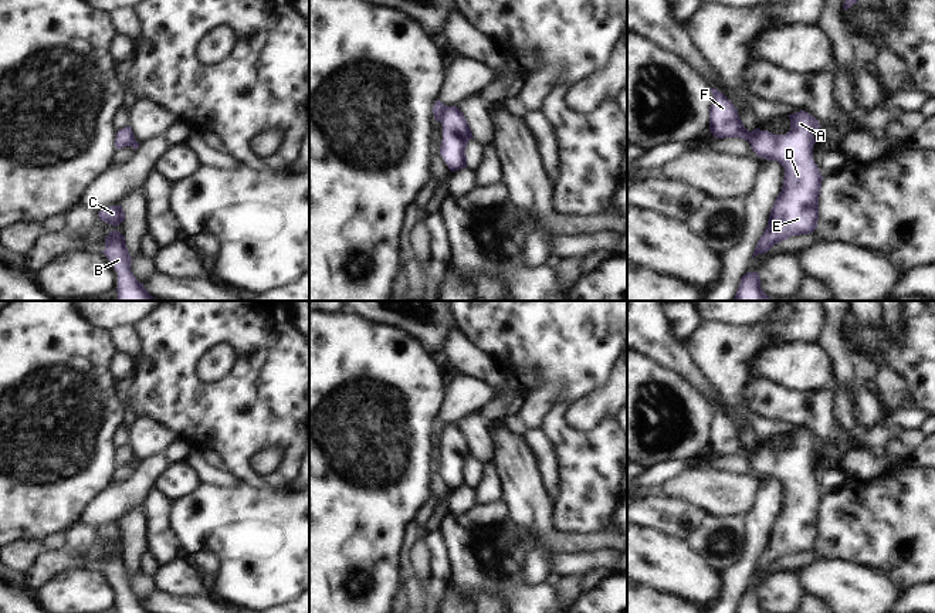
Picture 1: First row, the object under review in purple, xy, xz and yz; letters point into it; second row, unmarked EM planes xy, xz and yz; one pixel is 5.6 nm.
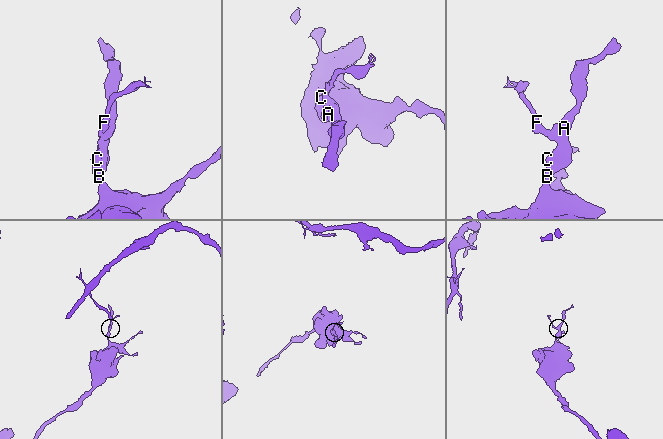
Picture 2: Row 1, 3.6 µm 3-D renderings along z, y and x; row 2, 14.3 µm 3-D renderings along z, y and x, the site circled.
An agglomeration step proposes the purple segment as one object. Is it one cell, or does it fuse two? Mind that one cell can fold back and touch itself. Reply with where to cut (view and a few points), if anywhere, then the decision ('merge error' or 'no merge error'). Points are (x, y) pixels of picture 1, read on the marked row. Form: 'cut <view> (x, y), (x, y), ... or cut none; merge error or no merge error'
cut xz (449, 107), (440, 121); merge error

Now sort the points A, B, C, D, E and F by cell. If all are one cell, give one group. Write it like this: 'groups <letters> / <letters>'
groups A B C D E / F

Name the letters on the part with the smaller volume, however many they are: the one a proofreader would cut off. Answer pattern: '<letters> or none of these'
F

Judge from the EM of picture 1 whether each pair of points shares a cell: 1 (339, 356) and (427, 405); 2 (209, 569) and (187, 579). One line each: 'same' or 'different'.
1: same
2: different

